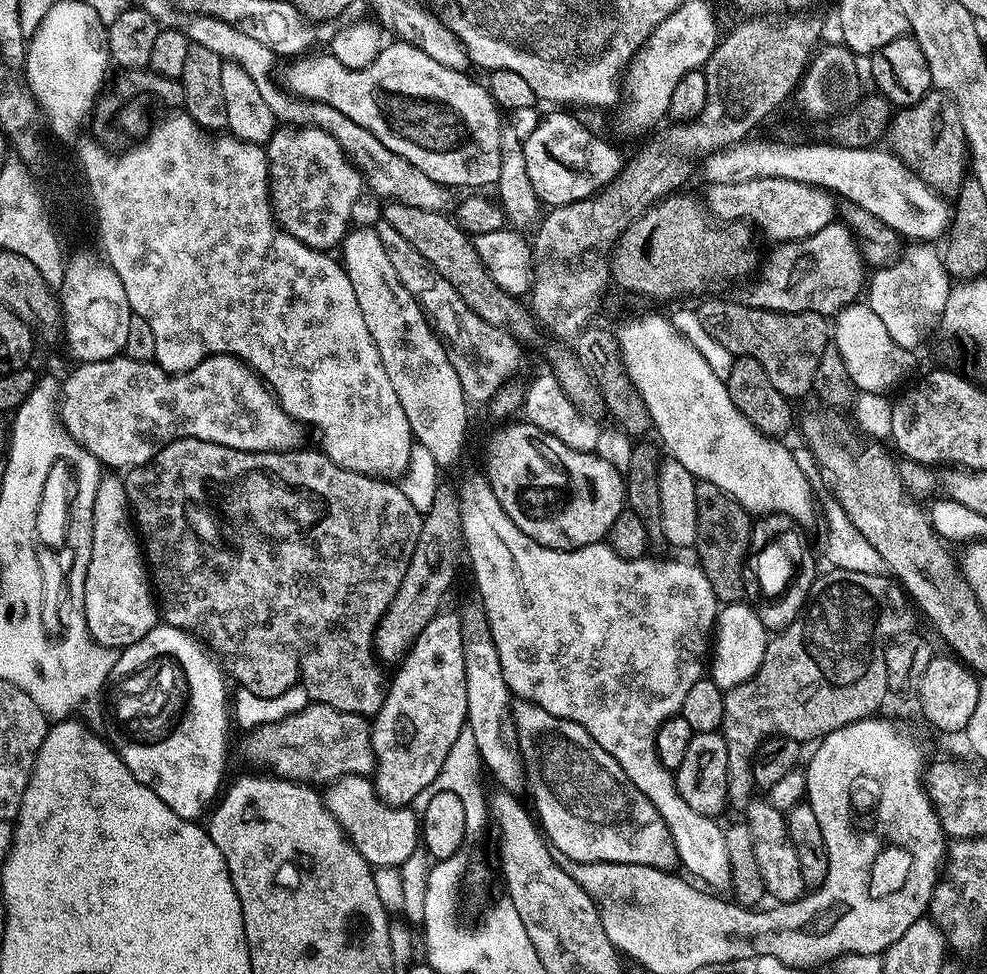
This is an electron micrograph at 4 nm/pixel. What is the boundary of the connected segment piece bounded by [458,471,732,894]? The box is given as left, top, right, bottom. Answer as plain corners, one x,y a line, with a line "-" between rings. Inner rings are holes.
483,471
468,472
460,480
458,487
460,497
460,535
462,537
462,548
468,551
468,564
472,567
472,576
476,579
476,592
478,603
484,607
484,613
488,619
488,625
494,638
494,646
498,650
498,658
502,662
502,672
508,683
509,693
513,697
526,700
530,704
536,704
546,714
554,714
558,718
566,718
586,730
606,754
610,754
626,770
626,778
642,790
656,808
656,812
662,814
672,834
672,840
676,843
676,854
679,863
684,864
683,871
689,877
695,878
701,885
724,894
731,889
732,879
730,878
730,858
726,854
726,838
724,828
716,825
717,821
710,816
698,814
698,810
690,810
686,798
680,795
679,788
676,787
676,777
673,769
662,766
656,749
656,739
658,730
662,722
666,722
671,716
679,713
682,702
686,702
686,694
694,682
698,682
706,672
706,661
710,656
710,641
714,636
716,617
718,615
718,601
706,574
700,568
699,563
691,562
687,564
684,560
652,560
645,558
642,560
627,560
622,558
613,548
609,548
607,543
591,544
581,548
571,548
569,552
563,552
557,548
544,548
534,538
522,534
518,526
502,510
502,502
494,498
494,490
490,486
487,475

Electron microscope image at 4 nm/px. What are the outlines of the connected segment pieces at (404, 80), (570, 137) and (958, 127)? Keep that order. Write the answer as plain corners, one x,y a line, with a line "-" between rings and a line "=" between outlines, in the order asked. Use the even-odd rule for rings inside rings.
388,42
380,49
378,58
365,68
347,68
330,54
305,55
297,59
286,82
297,97
328,103
339,113
346,114
370,134
377,136
382,145
401,155
429,176
434,182
452,190
484,190
487,184
499,182
501,155
499,154
499,130
502,123
501,109
483,83
471,80
468,72
450,70
442,62
434,62
430,54
418,50
413,44
=
552,110
534,126
534,134
523,140
530,183
539,203
544,206
569,204
592,196
602,191
622,167
619,150
602,137
594,136
578,117
568,112
571,111
=
933,90
918,102
901,107
888,126
886,144
893,156
935,192
945,198
959,194
966,179
966,141
958,106
945,92

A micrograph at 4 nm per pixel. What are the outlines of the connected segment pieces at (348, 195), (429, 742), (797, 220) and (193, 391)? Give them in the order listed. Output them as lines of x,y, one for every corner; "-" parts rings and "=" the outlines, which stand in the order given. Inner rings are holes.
277,127
266,151
270,207
279,228
319,252
339,249
350,231
344,208
354,207
360,191
366,188
360,171
344,155
338,142
318,128
=
437,614
428,623
426,630
418,634
412,649
400,661
396,672
391,673
390,683
384,693
382,706
371,717
372,749
376,766
374,783
376,793
392,808
410,806
422,790
425,790
434,778
438,778
451,746
457,741
459,732
468,723
466,710
466,658
462,642
462,626
459,615
444,616
=
758,178
737,184
712,184
708,189
706,208
717,221
747,222
757,229
760,227
772,242
810,238
810,234
818,234
818,230
833,223
838,216
838,208
836,212
832,202
833,193
786,178
=
123,354
89,364
80,362
75,367
62,380
58,410
64,428
93,461
101,460
114,467
111,469
137,468
139,464
154,458
154,454
170,442
186,438
198,438
247,452
291,452
301,447
300,439
305,429
300,421
280,405
275,392
261,380
260,375
237,356
207,356
190,371
175,374
153,361
131,360

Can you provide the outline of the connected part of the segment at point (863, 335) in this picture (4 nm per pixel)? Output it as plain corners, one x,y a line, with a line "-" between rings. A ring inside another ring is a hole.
864,302
850,304
836,314
832,324
832,342
842,354
852,384
860,392
887,393
916,366
915,351
894,342
885,324

